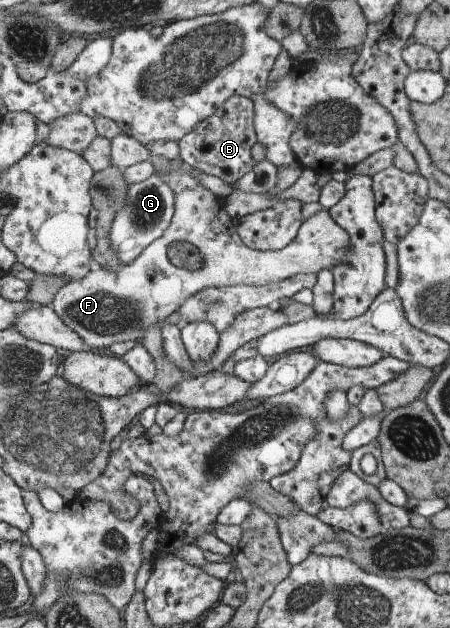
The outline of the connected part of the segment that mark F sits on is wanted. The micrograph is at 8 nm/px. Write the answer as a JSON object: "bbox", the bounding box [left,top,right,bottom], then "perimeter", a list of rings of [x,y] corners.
{"bbox":[49,158,350,352],"perimeter":[[[180,158],[175,159],[174,161],[170,161],[170,165],[173,166],[169,168],[166,172],[162,172],[161,170],[155,170],[154,176],[158,176],[162,178],[162,181],[168,183],[168,185],[173,189],[174,192],[174,217],[173,223],[170,224],[170,227],[166,229],[166,233],[161,236],[159,239],[155,240],[153,244],[150,245],[149,248],[145,249],[141,256],[137,259],[133,260],[129,264],[121,264],[116,268],[107,268],[102,267],[99,270],[92,271],[91,273],[86,273],[82,278],[71,279],[67,282],[59,291],[55,294],[53,301],[49,304],[55,310],[55,313],[58,314],[60,318],[72,329],[75,330],[75,333],[78,333],[83,341],[86,341],[93,349],[93,351],[102,351],[107,352],[108,349],[113,344],[125,343],[125,342],[136,342],[139,343],[143,336],[146,335],[147,329],[151,328],[155,323],[162,322],[164,319],[167,319],[171,313],[175,313],[179,308],[182,307],[183,302],[192,295],[195,295],[198,291],[205,289],[206,287],[227,287],[227,286],[240,286],[240,285],[248,285],[248,286],[266,286],[271,284],[278,284],[280,281],[287,280],[290,277],[297,276],[298,274],[316,274],[319,270],[327,268],[331,270],[336,267],[338,263],[341,263],[346,256],[346,251],[350,248],[350,236],[334,220],[332,215],[323,208],[316,207],[313,214],[303,220],[301,226],[299,226],[297,235],[295,239],[280,250],[267,250],[266,252],[262,252],[261,250],[252,250],[250,247],[247,247],[243,241],[241,241],[241,237],[237,235],[237,229],[231,225],[225,225],[225,223],[221,223],[221,211],[223,211],[223,207],[219,205],[219,201],[217,201],[217,197],[213,195],[213,191],[207,189],[188,169],[189,166],[186,163],[183,163]]]}

